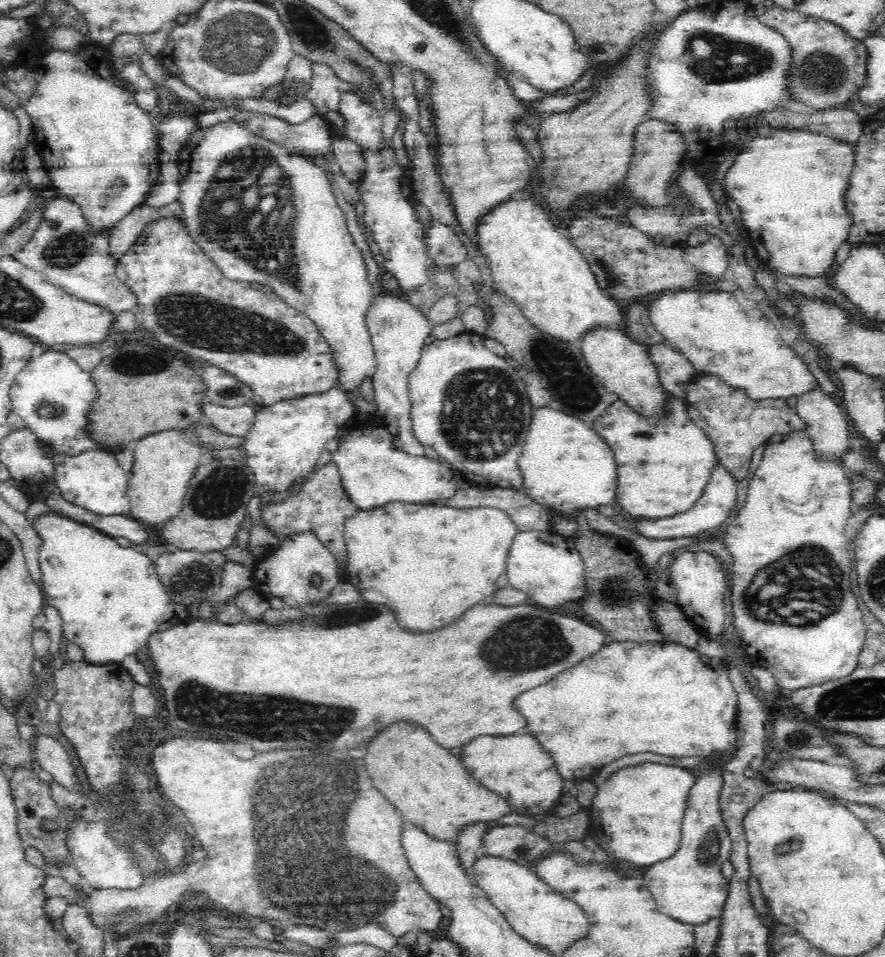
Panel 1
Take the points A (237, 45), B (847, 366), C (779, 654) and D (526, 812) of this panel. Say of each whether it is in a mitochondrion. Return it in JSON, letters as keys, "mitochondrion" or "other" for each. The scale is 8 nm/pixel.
{"A":"mitochondrion","B":"other","C":"other","D":"other"}

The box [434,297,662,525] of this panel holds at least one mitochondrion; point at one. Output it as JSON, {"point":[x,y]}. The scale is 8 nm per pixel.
{"point":[486,389]}

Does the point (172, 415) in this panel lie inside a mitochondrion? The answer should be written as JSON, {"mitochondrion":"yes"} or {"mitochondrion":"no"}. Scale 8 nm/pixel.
{"mitochondrion":"no"}

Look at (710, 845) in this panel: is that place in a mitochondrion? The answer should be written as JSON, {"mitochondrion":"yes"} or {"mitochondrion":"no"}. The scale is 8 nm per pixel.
{"mitochondrion":"yes"}

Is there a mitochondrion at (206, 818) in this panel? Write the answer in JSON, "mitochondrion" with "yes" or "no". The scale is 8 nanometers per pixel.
{"mitochondrion":"no"}

